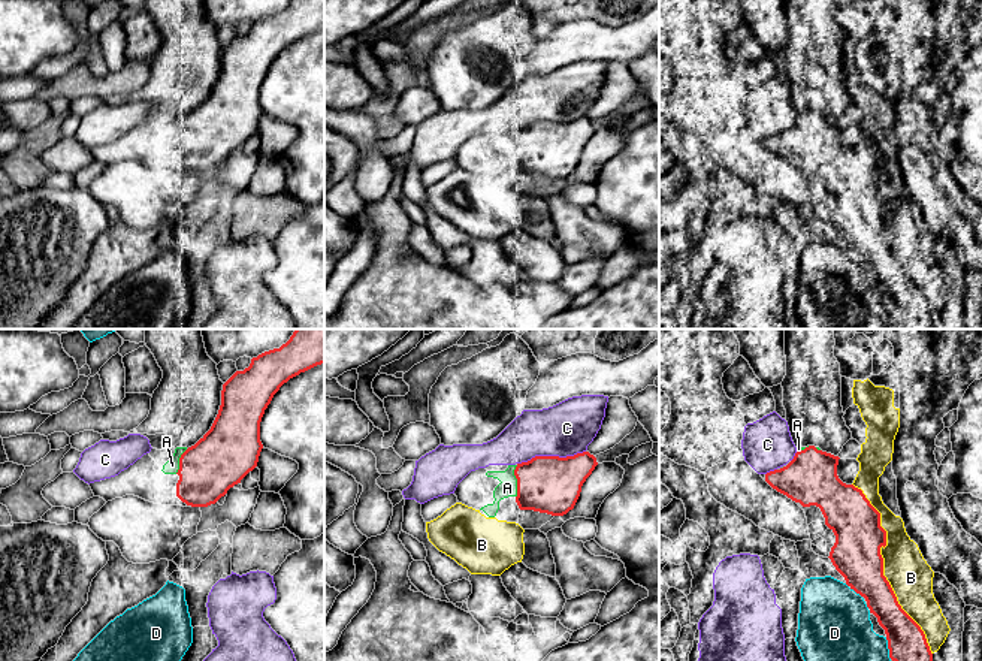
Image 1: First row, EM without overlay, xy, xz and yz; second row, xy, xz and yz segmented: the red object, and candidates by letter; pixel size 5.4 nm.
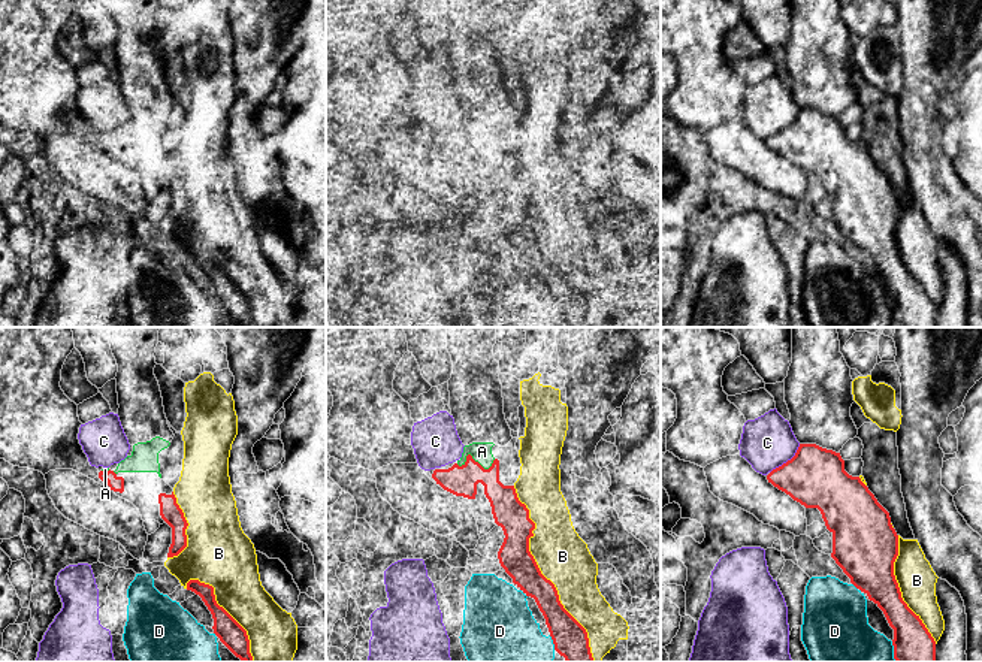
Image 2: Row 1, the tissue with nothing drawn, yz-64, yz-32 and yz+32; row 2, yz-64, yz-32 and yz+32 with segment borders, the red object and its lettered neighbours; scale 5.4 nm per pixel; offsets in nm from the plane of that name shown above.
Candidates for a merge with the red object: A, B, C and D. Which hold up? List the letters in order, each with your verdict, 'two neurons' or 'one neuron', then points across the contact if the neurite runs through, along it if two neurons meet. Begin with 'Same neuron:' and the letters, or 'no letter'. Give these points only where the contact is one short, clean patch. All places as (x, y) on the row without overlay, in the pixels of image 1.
Same neuron: A
A: one neuron
B: two neurons
C: two neurons
D: two neurons

